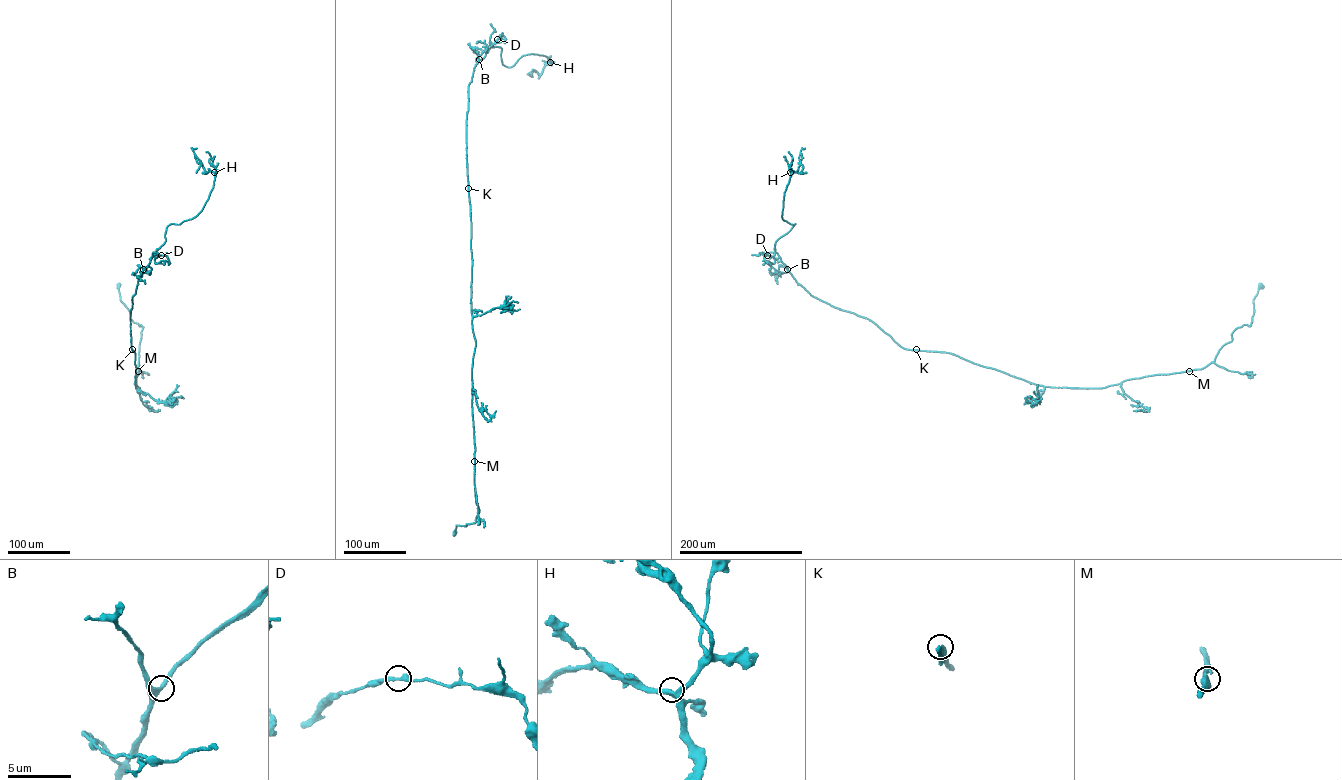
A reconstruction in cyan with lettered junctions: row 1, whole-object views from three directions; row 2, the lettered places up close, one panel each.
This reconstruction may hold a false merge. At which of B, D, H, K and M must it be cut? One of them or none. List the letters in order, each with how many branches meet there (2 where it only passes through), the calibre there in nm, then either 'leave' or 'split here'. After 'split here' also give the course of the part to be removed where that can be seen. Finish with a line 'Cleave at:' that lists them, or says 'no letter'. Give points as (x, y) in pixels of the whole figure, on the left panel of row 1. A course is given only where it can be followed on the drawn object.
B: branches 3; calibre 360 nm; leave
D: branches 2; calibre 320 nm; leave
H: branches 3; calibre 400 nm; leave
K: branches 2; calibre 360 nm; leave
M: branches 2; calibre 420 nm; leave
Cleave at: no letter

